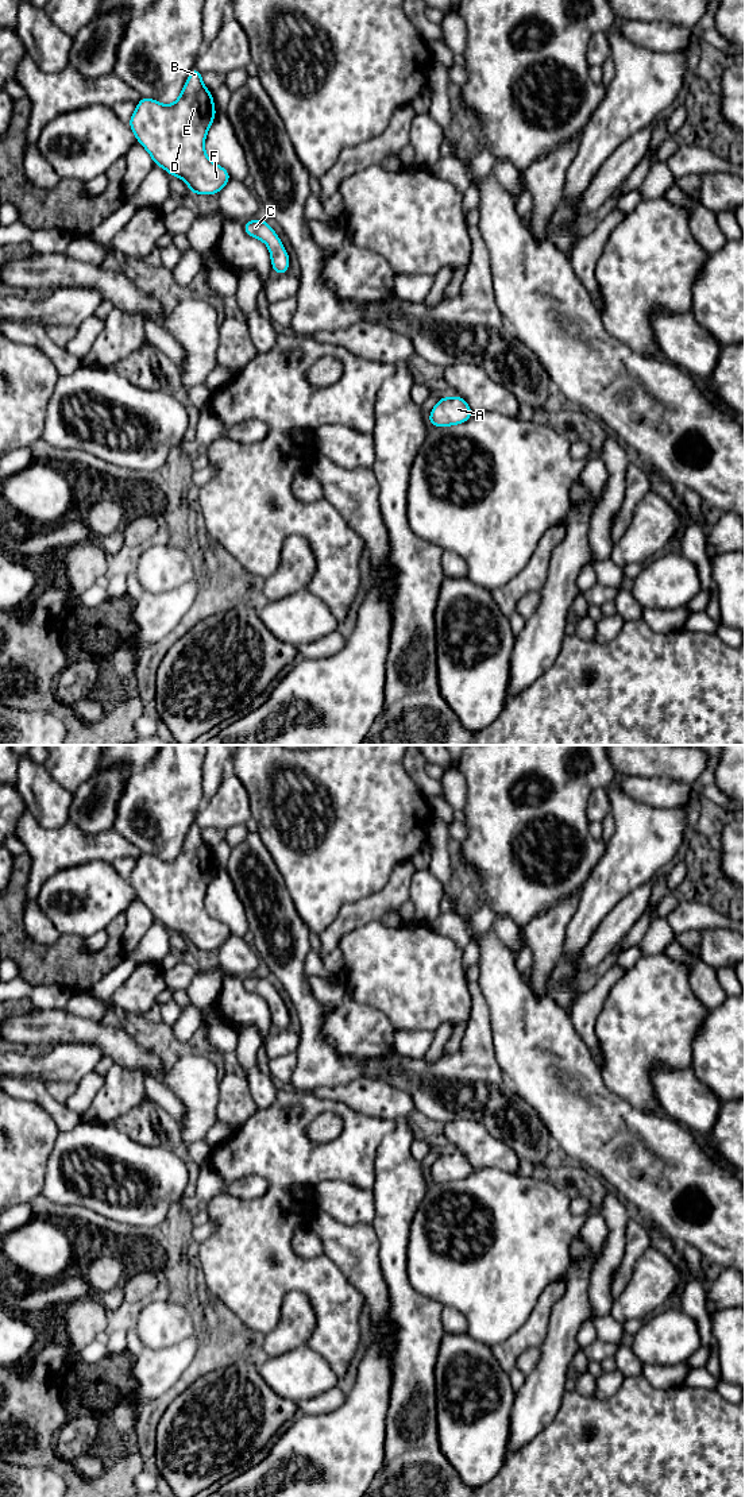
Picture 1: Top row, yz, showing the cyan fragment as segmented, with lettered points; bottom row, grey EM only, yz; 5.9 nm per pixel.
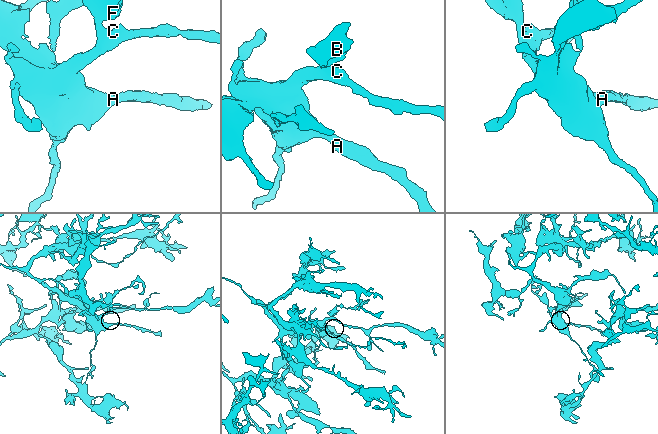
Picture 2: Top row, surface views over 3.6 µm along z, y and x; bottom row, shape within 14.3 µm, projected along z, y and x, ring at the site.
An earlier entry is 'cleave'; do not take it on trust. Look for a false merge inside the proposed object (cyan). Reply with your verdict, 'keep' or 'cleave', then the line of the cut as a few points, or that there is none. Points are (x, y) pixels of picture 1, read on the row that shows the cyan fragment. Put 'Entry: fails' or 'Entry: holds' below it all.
keep; no cut
Entry: fails

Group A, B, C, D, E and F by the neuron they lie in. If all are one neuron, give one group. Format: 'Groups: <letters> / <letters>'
Groups: A B C D E F

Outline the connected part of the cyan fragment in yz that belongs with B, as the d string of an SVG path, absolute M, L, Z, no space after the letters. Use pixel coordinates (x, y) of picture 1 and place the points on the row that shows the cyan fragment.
M194 66L174 104L165 105L154 99L142 97L128 126L136 140L150 153L154 165L184 180L193 194L217 194L231 175L205 154L204 142L215 116L212 93L202 84L201 72Z

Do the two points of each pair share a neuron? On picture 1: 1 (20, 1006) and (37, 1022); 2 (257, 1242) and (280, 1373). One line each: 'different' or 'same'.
1: different
2: different

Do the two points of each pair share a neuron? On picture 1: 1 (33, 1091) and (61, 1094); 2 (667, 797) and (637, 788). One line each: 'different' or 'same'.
1: different
2: same

